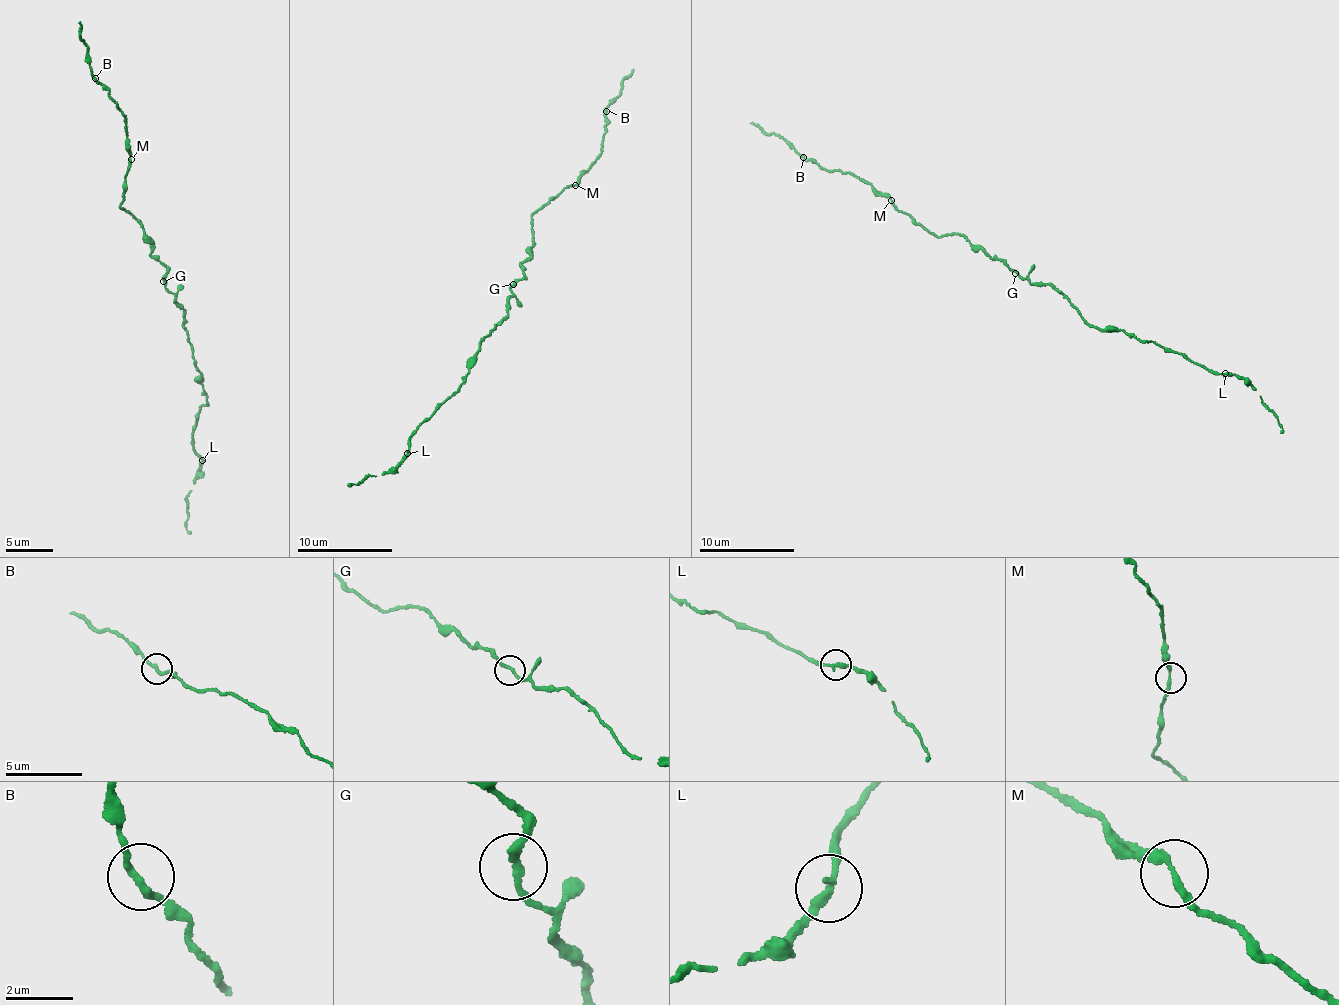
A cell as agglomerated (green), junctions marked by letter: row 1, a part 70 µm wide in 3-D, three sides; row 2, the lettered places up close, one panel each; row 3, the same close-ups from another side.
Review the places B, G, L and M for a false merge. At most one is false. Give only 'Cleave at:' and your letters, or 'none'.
Cleave at: none

